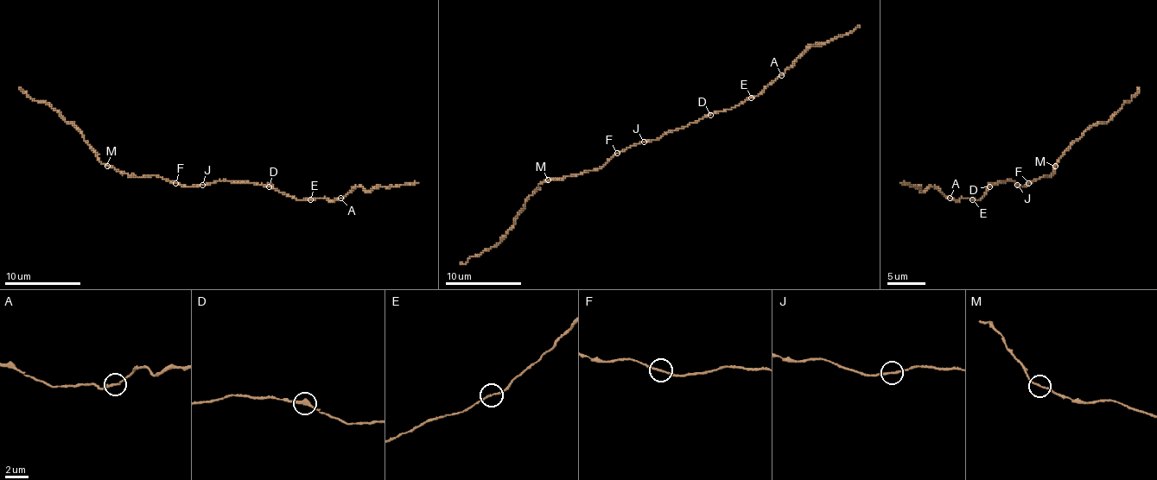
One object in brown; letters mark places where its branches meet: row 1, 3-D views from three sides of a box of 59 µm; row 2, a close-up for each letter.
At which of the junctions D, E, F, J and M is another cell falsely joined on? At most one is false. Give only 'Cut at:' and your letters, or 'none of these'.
Cut at: none of these

